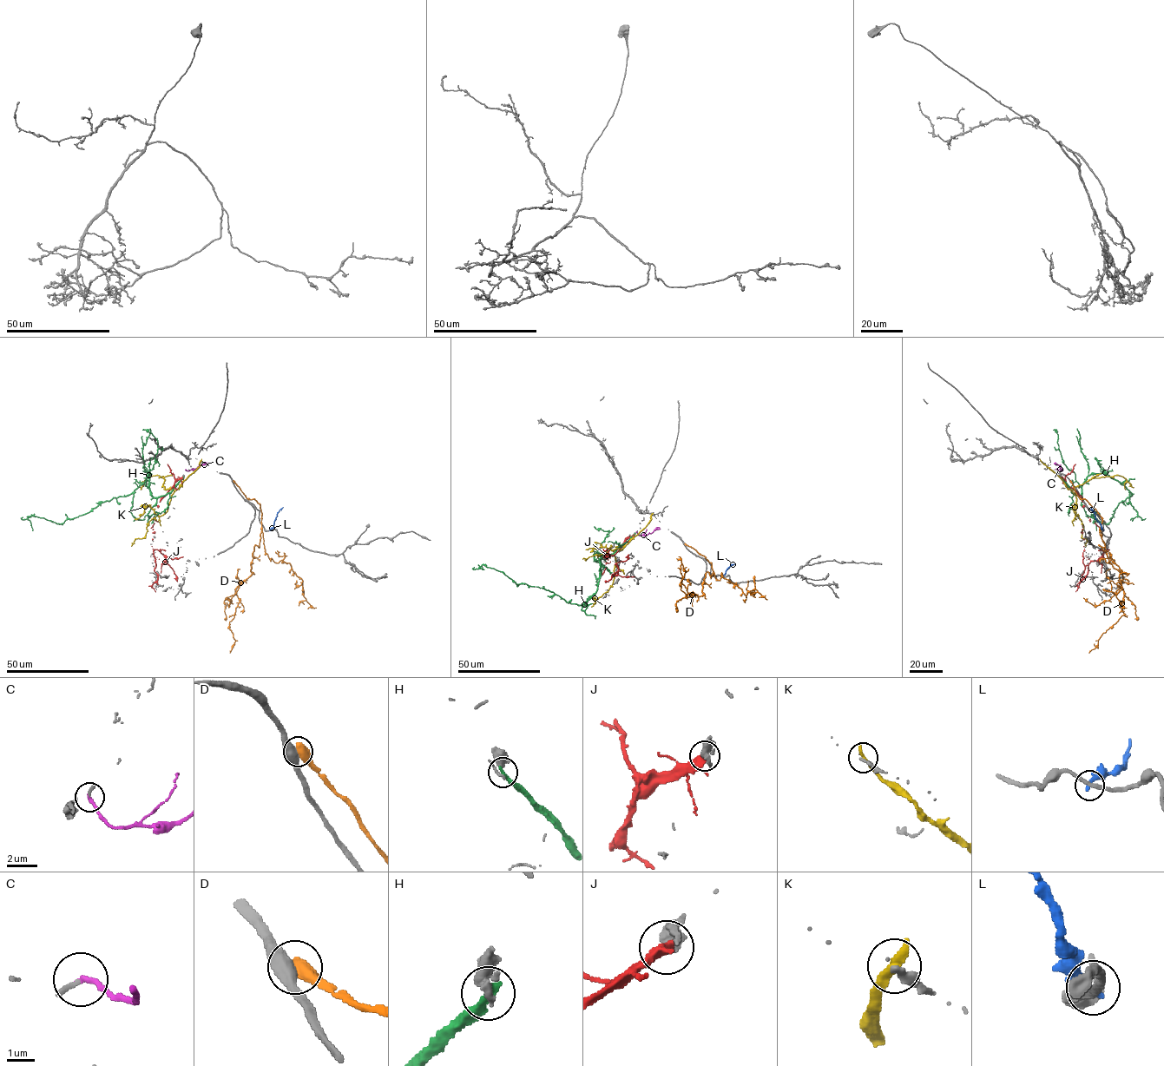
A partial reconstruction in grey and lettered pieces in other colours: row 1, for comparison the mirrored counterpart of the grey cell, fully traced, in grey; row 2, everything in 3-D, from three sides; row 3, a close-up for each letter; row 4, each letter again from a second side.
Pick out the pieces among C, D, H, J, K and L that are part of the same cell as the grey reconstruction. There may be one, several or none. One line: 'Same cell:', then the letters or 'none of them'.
Same cell: C

